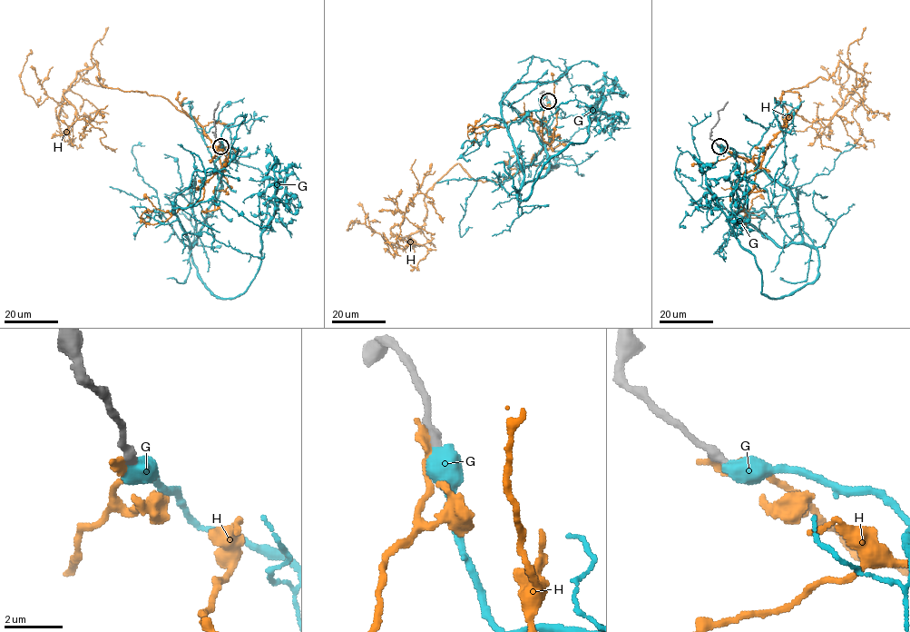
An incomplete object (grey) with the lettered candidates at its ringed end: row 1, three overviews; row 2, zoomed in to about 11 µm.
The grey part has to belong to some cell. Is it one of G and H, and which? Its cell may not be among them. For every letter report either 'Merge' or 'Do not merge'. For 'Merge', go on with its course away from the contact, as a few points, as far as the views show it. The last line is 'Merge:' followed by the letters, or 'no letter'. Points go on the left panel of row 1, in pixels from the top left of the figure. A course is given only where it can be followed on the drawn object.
G: Merge. Its course: (220, 145), (220, 190), (190, 251), (204, 284), (236, 298), (260, 264), (261, 235), (274, 213), (270, 143)
H: Do not merge
Merge: G

